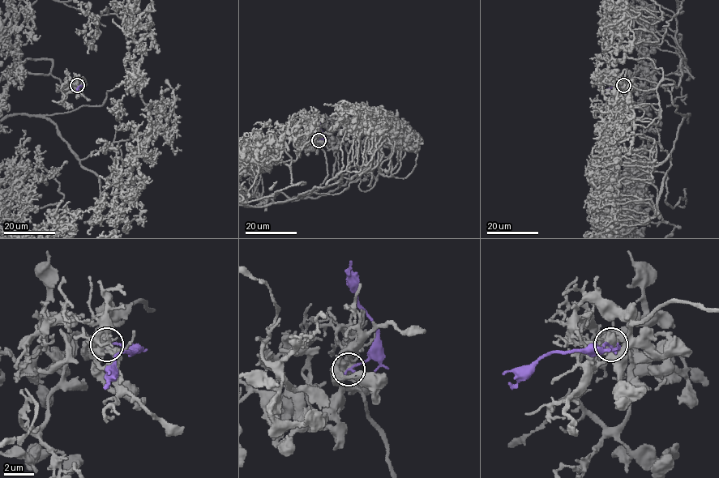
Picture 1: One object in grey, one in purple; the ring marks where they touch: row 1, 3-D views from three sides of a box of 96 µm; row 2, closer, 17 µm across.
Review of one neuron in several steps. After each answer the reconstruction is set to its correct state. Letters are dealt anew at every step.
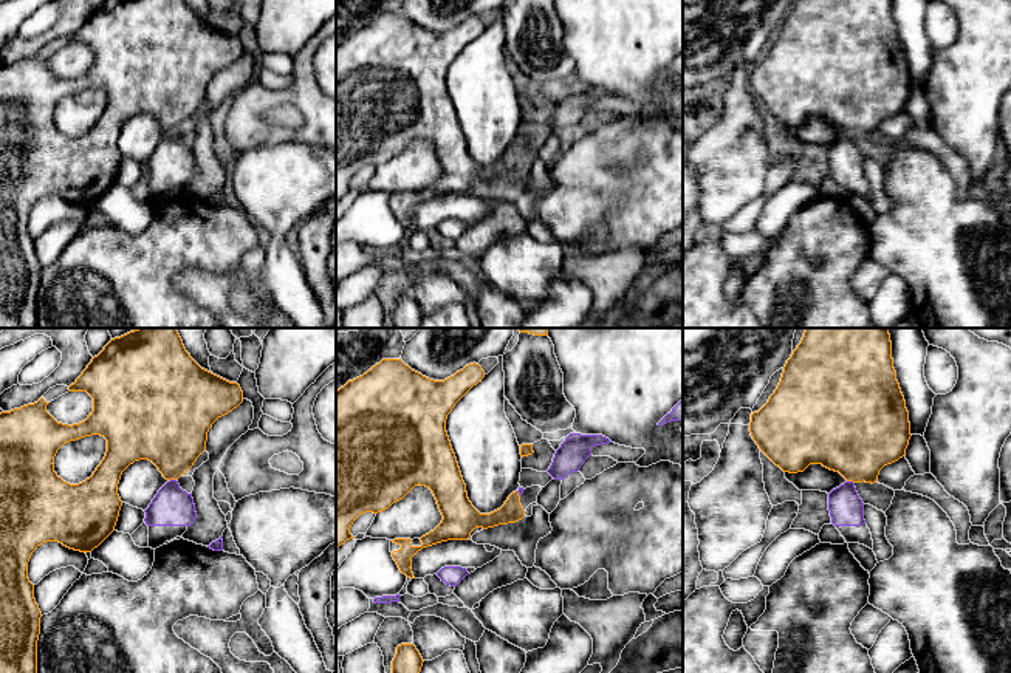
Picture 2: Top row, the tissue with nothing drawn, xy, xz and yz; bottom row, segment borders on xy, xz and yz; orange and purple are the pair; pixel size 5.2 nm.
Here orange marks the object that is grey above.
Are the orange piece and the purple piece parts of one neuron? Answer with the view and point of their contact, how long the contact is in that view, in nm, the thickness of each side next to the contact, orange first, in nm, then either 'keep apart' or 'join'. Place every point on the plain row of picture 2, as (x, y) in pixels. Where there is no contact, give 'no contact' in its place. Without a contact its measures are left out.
meets orange in xy at (172, 132); contact 40 nm long; 380 nm thick on the orange side, 200 nm on the other; keep apart

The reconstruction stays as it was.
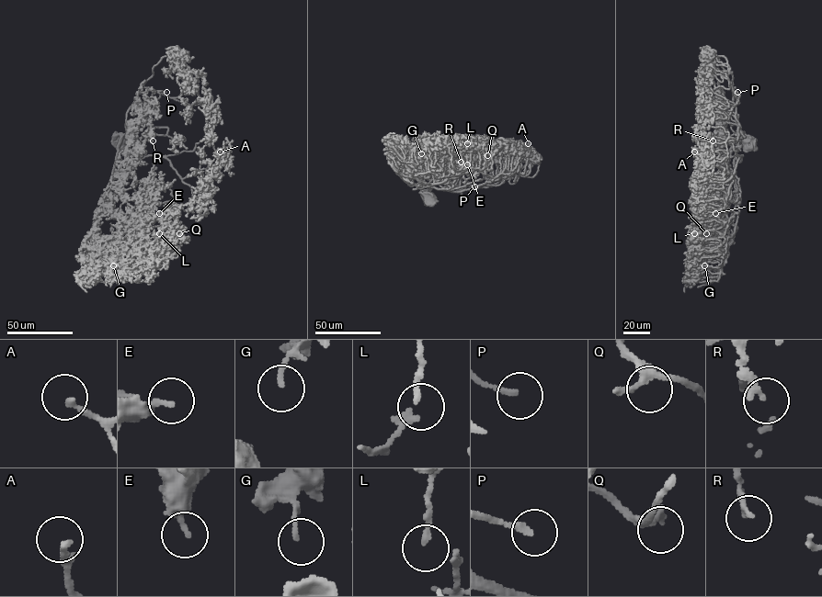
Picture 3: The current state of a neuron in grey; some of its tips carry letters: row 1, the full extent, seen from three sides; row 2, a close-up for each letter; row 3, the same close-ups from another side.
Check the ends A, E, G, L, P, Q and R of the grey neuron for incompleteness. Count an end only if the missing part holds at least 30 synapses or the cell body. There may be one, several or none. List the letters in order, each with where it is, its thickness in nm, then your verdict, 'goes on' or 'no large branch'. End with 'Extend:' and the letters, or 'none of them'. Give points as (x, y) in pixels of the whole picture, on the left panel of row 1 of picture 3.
A: at (220, 152); 200 nm thick; no large branch
E: at (159, 213); 180 nm thick; no large branch
G: at (113, 265); 150 nm thick; no large branch
L: at (159, 233); 130 nm thick; no large branch
P: at (166, 92); 180 nm thick; goes on
Q: at (179, 233); 220 nm thick; no large branch
R: at (153, 140); 220 nm thick; no large branch
Extend: P

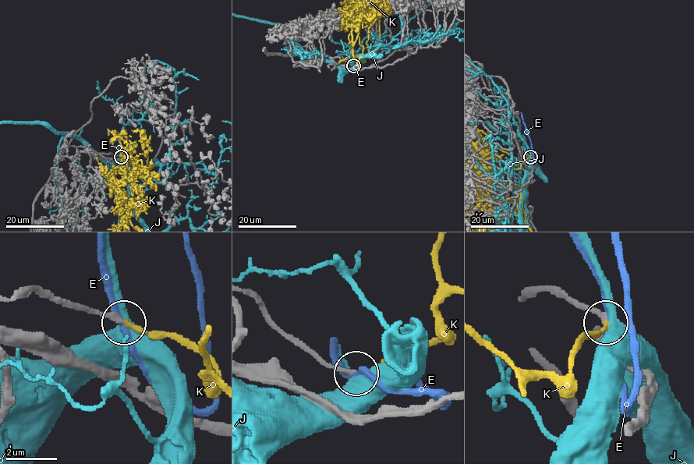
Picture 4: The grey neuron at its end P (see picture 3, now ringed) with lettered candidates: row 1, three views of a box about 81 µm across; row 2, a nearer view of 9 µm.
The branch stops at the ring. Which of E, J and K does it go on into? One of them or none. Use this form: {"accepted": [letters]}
{"accepted": ["K"]}

